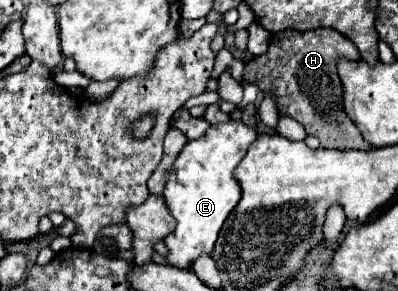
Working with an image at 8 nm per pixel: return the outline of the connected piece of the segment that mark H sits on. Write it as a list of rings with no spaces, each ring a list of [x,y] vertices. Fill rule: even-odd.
[[[321,27],[313,31],[293,31],[285,29],[271,35],[269,49],[245,63],[245,73],[241,83],[253,83],[263,93],[277,97],[279,115],[293,117],[299,121],[309,135],[317,135],[321,147],[325,149],[363,149],[369,151],[371,145],[361,137],[355,123],[351,123],[343,111],[341,103],[341,83],[337,77],[337,59],[347,57],[359,61],[357,47],[339,31]]]

